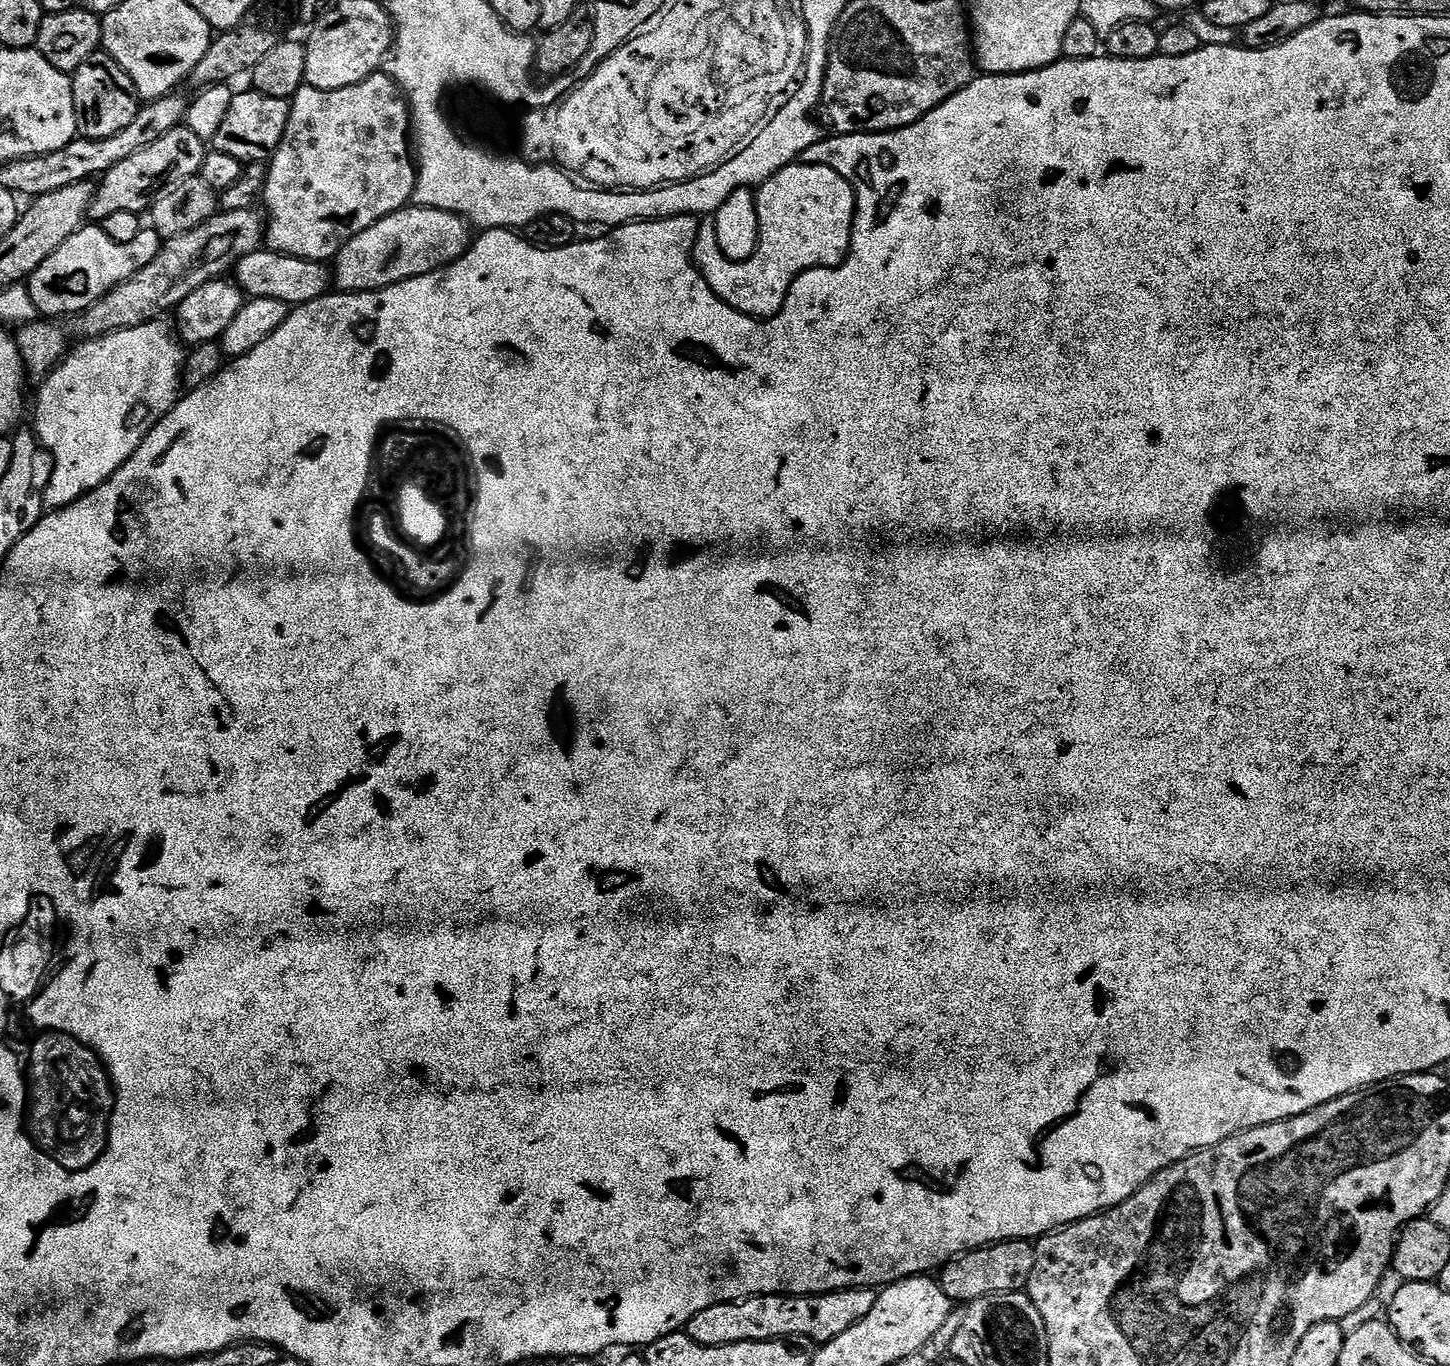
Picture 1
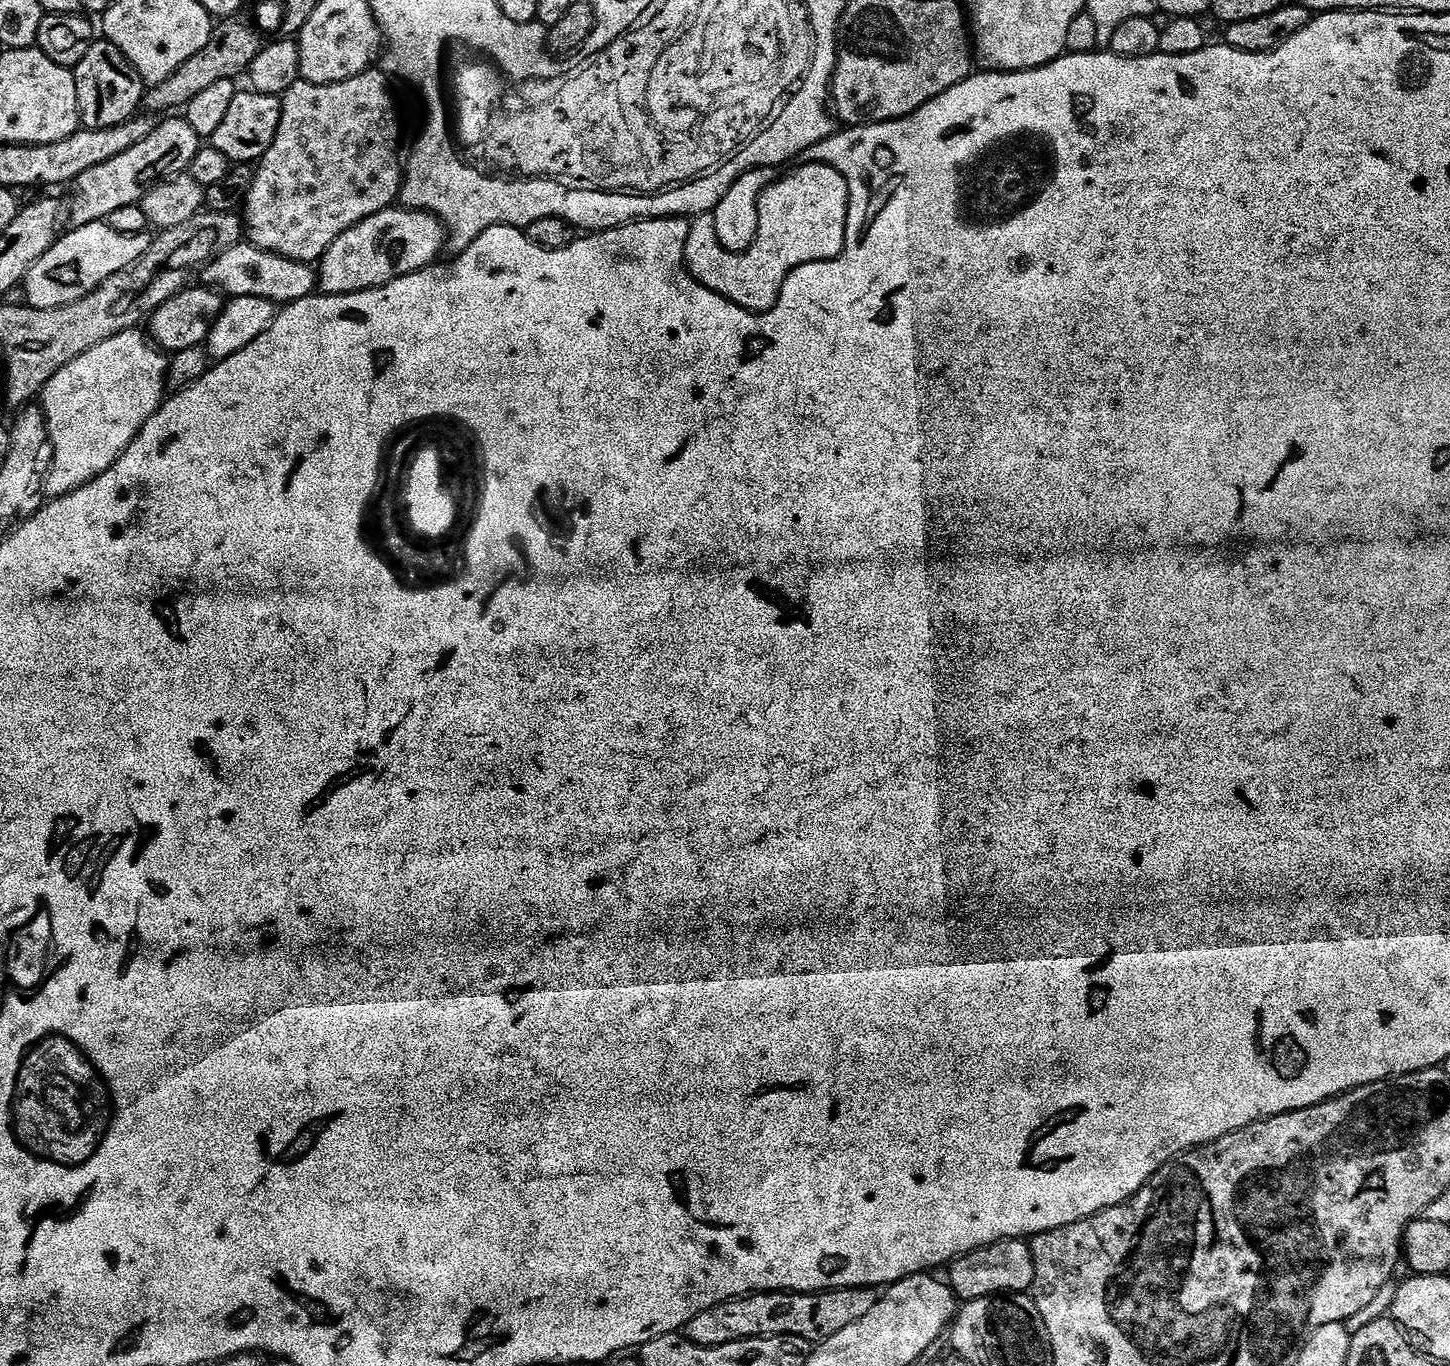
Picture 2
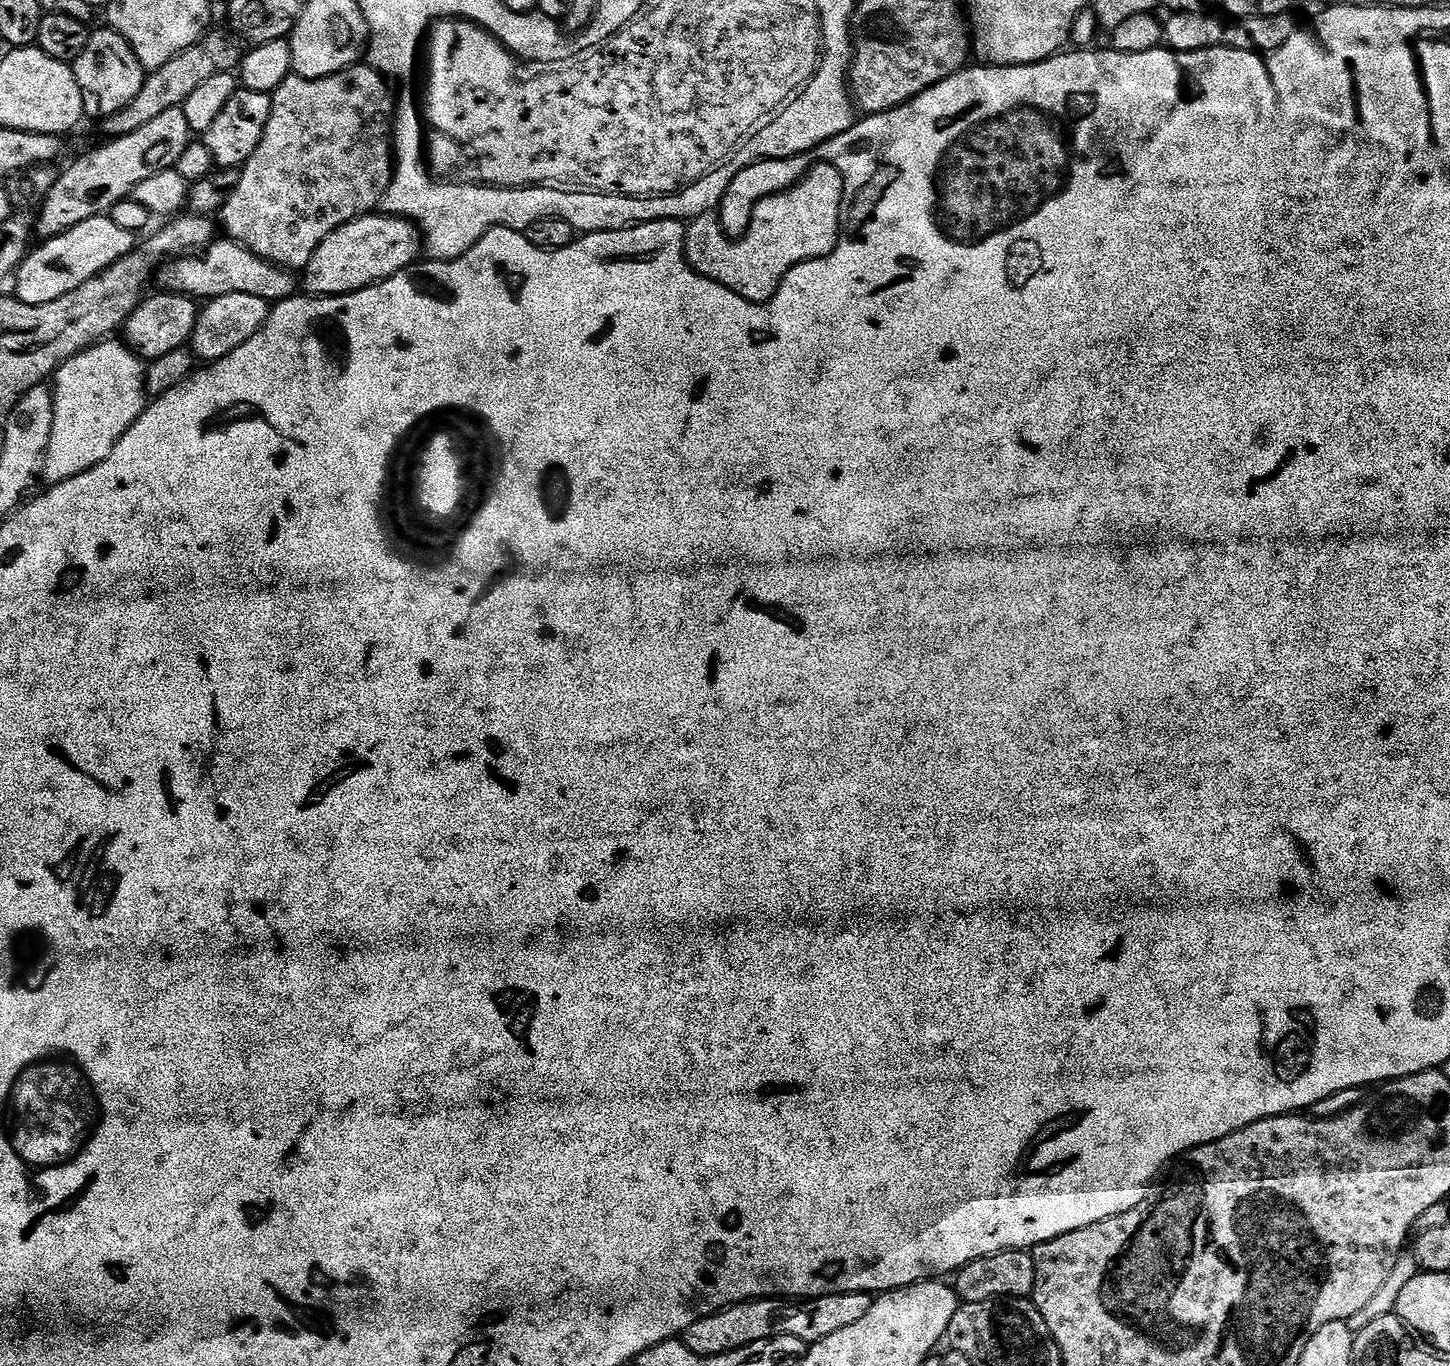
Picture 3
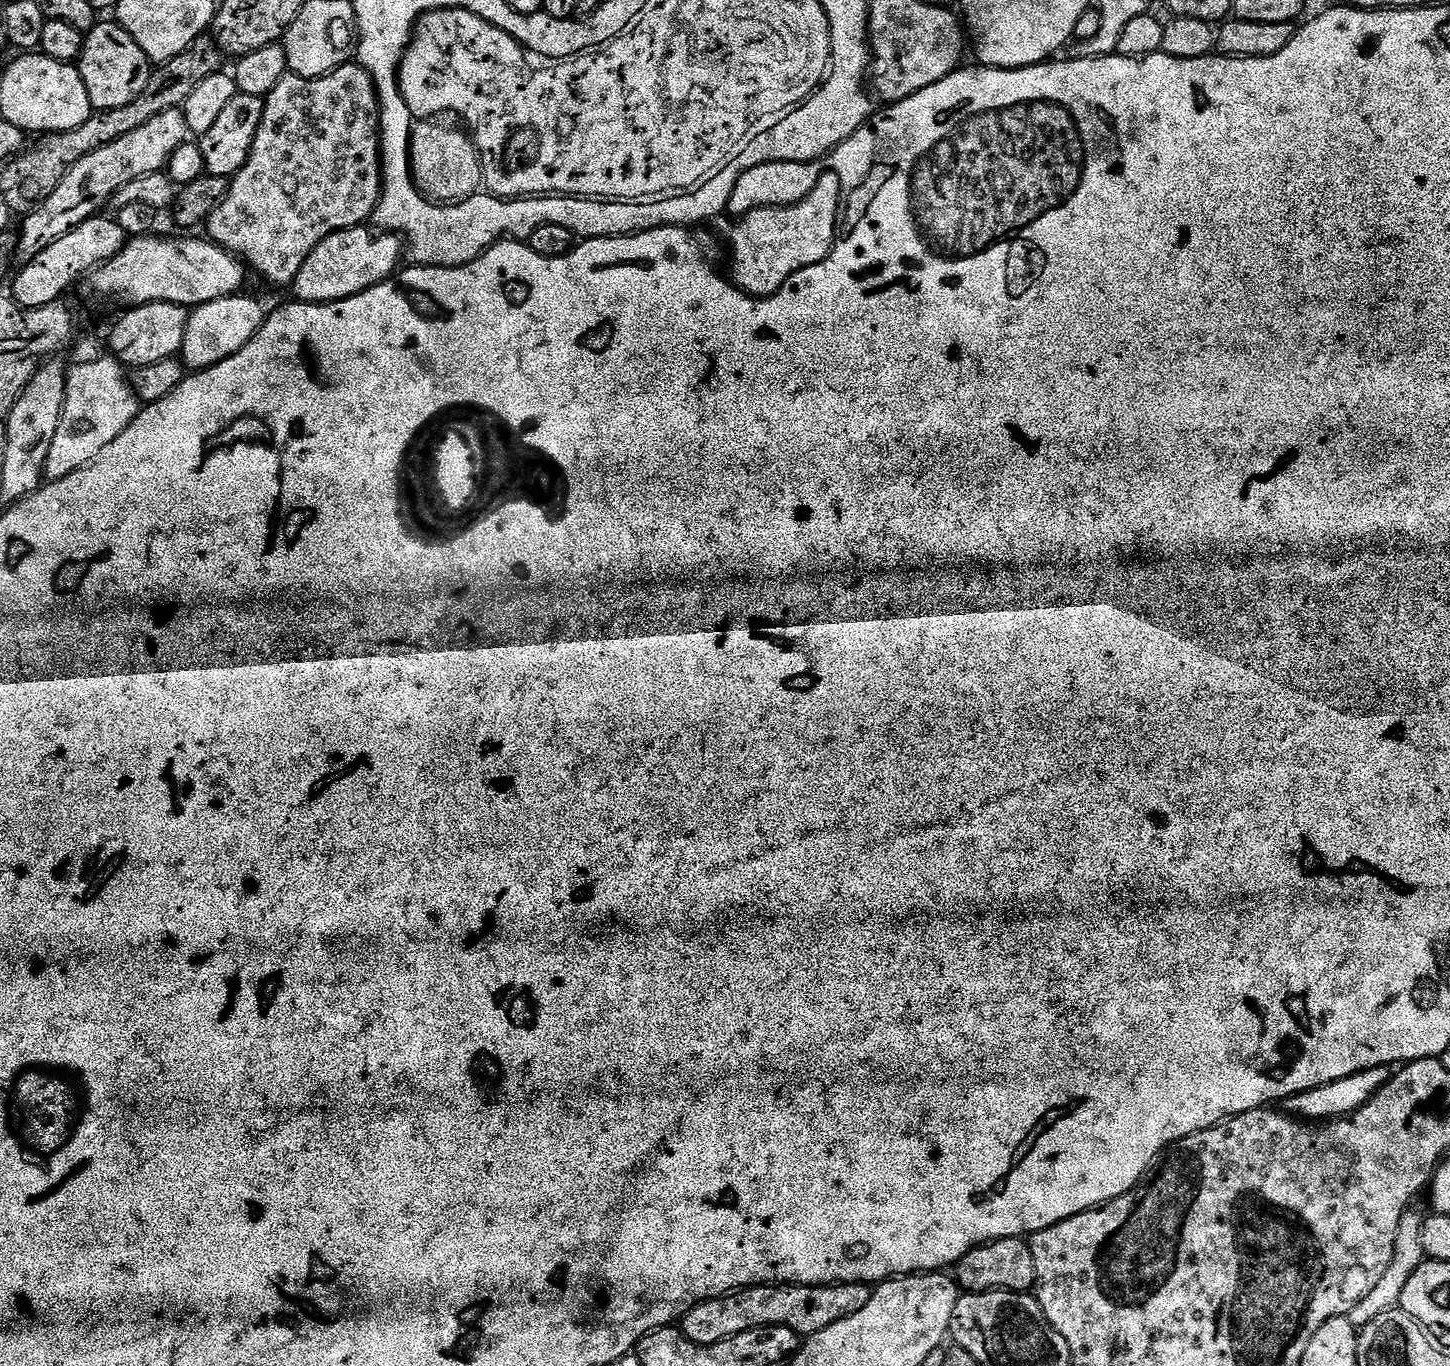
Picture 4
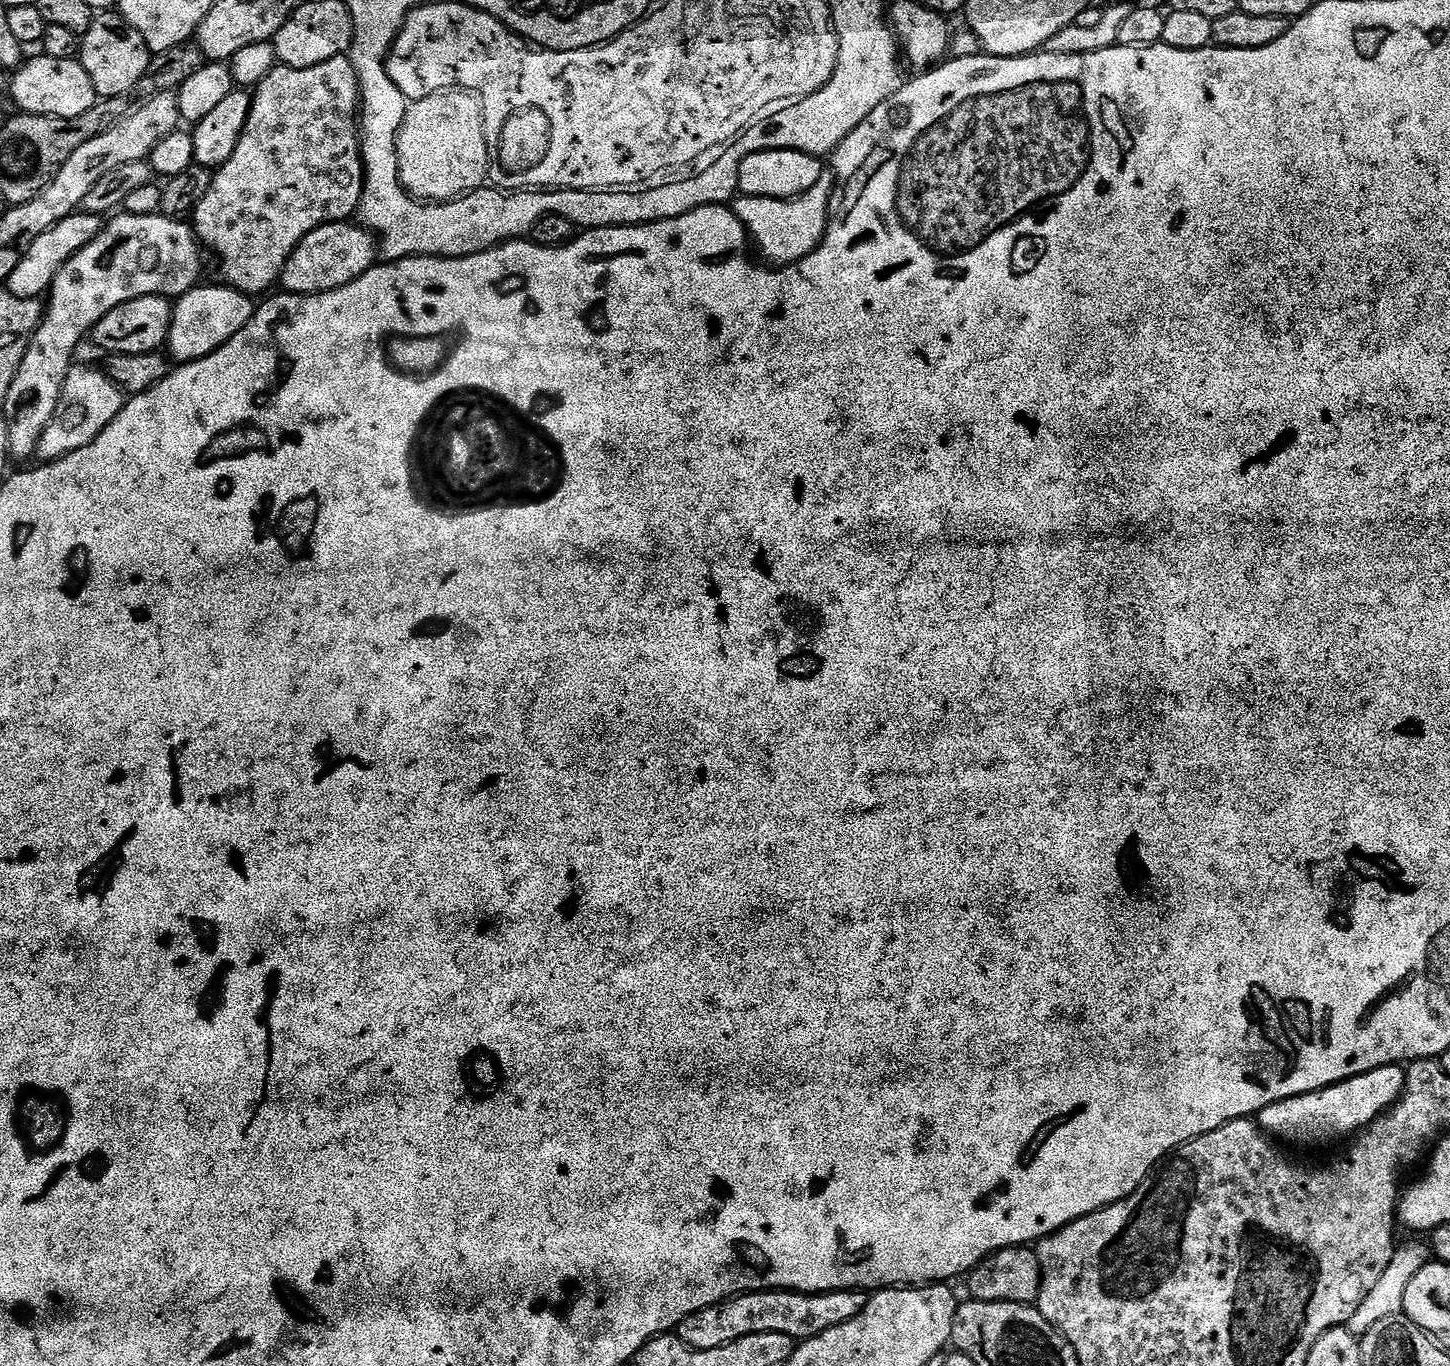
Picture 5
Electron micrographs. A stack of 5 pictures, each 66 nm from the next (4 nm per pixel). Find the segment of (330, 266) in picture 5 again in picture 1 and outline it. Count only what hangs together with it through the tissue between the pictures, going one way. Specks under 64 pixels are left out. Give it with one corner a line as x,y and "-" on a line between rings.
419,206
399,208
394,214
374,222
374,226
362,230
362,234
354,234
354,238
350,238
350,242
342,246
342,250
334,257
335,287
340,292
377,292
415,276
430,274
446,264
453,264
459,256
468,251
473,239
473,229
468,221
458,214

